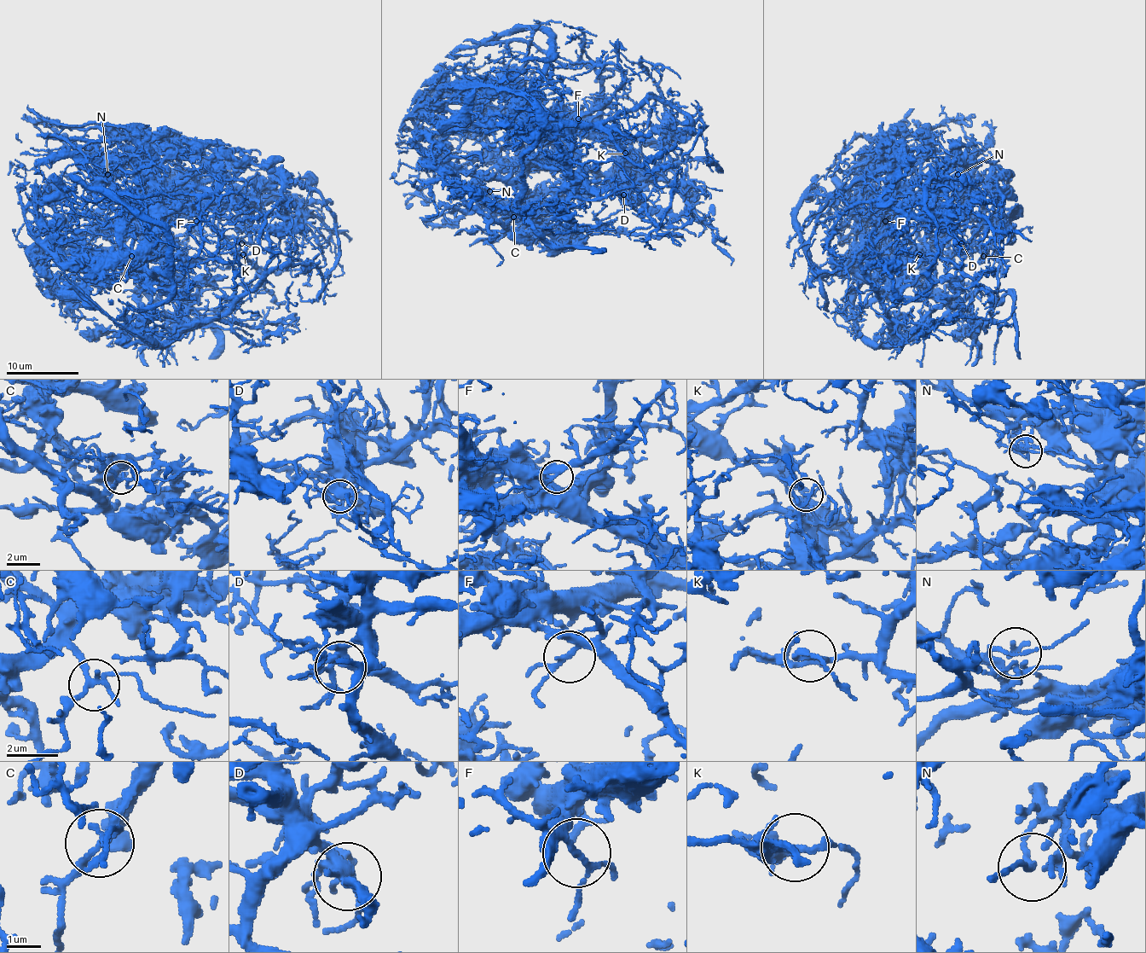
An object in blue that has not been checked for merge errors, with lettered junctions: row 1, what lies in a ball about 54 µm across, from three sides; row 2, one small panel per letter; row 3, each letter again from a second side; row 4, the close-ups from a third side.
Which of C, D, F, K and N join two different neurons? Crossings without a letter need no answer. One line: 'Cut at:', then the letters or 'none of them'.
Cut at: none of them

